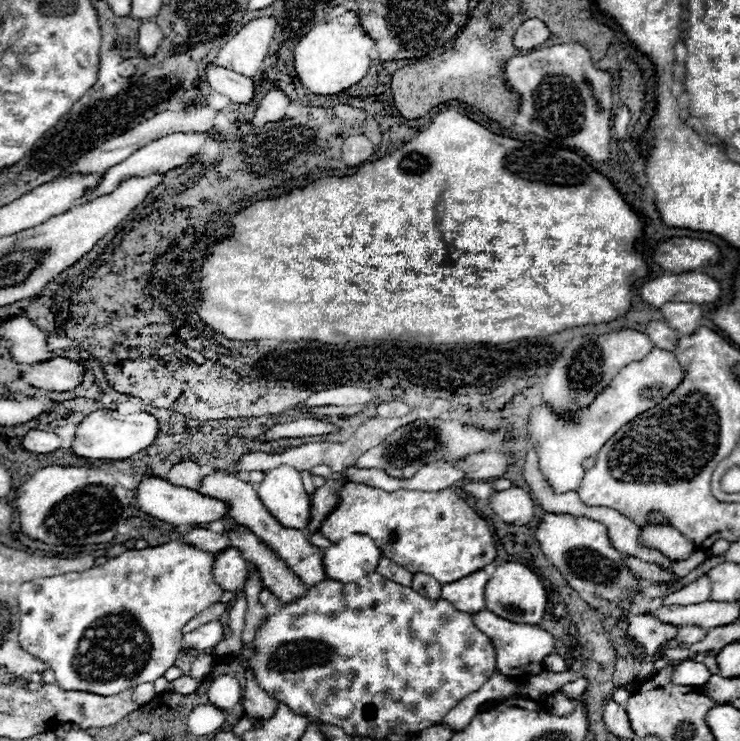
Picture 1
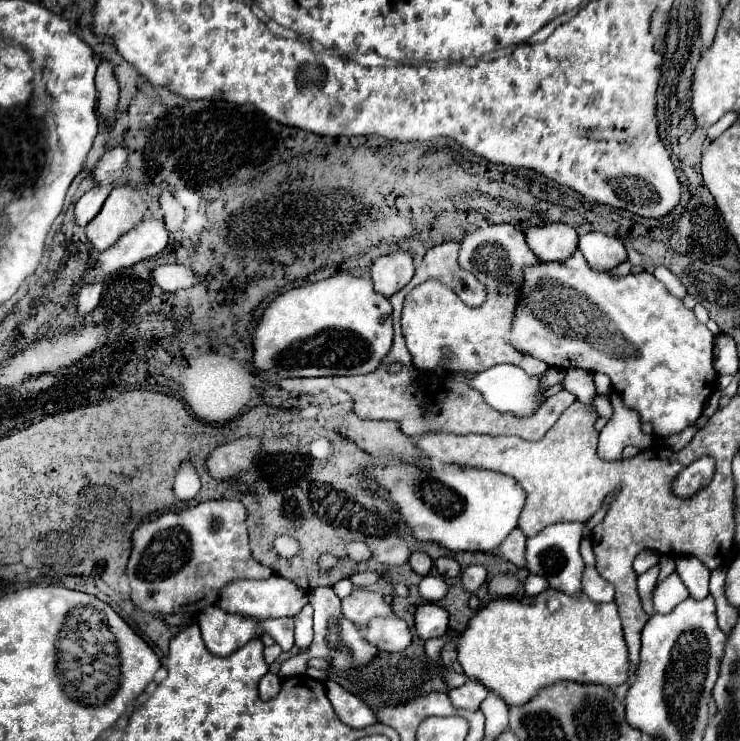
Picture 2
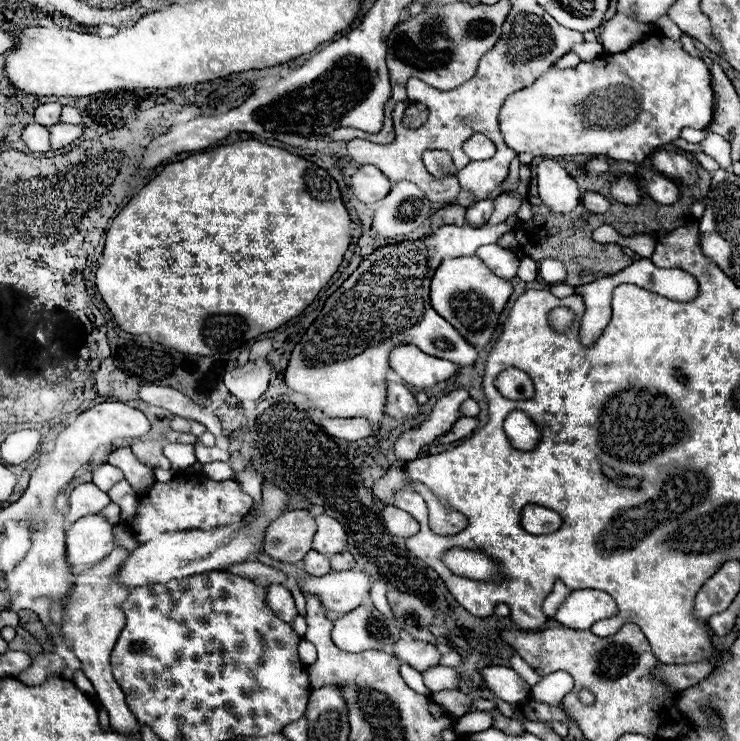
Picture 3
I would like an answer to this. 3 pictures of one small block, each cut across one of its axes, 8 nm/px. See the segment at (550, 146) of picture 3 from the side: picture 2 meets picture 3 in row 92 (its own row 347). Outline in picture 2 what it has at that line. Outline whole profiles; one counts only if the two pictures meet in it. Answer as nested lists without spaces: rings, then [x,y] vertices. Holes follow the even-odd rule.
[[[576,250],[570,258],[562,260],[562,262],[540,262],[540,264],[534,264],[534,266],[528,266],[524,268],[524,282],[522,282],[522,288],[520,288],[520,298],[518,298],[518,306],[514,310],[514,320],[512,320],[512,328],[506,336],[508,344],[514,346],[518,352],[522,354],[530,354],[542,362],[546,362],[550,368],[580,368],[580,370],[586,370],[586,372],[602,372],[602,374],[608,374],[610,380],[612,380],[612,386],[614,390],[624,398],[624,402],[634,408],[642,422],[652,422],[654,426],[654,434],[658,436],[672,436],[672,434],[678,434],[682,432],[684,428],[688,428],[690,424],[694,424],[708,398],[716,392],[718,388],[718,376],[716,376],[716,370],[712,366],[714,362],[714,356],[712,356],[712,346],[714,346],[714,334],[696,320],[694,312],[688,310],[680,298],[672,296],[666,286],[662,282],[658,282],[652,274],[648,272],[640,272],[640,274],[626,274],[626,276],[620,276],[620,278],[614,278],[608,270],[594,270],[590,268],[590,264],[584,260],[582,252]]]

